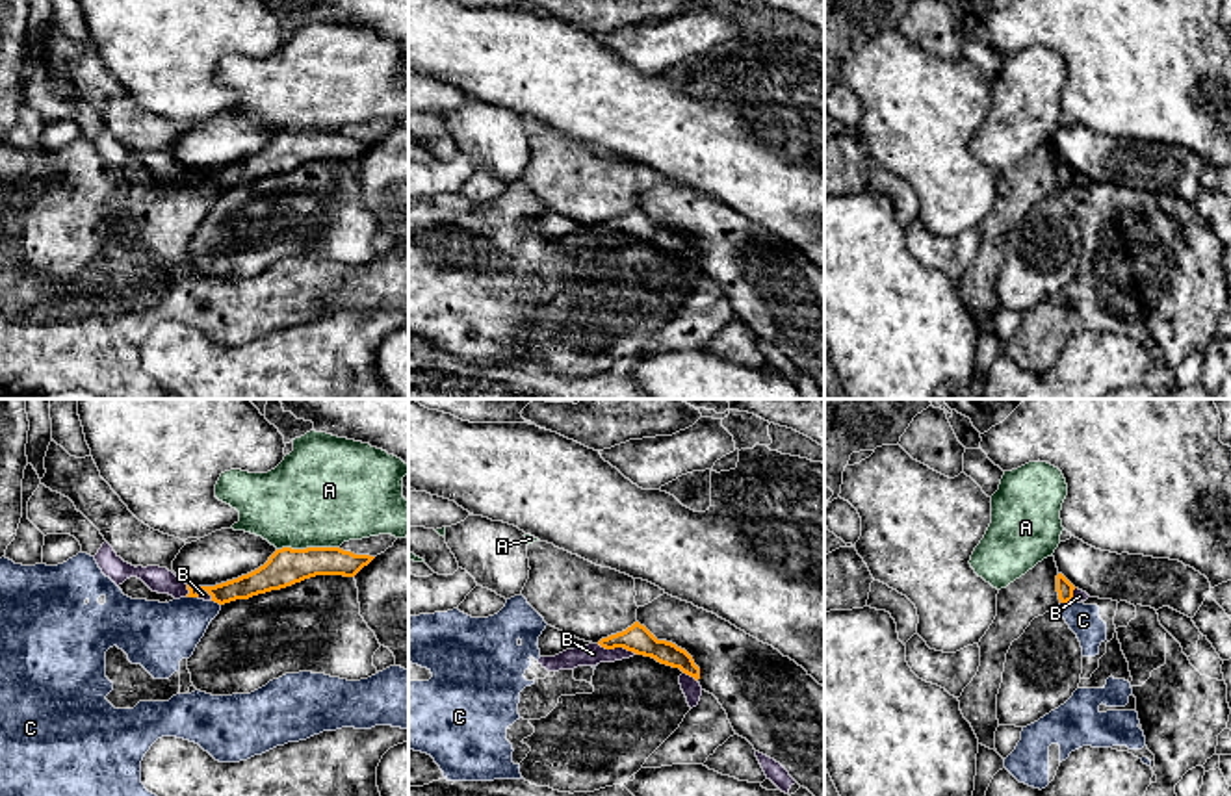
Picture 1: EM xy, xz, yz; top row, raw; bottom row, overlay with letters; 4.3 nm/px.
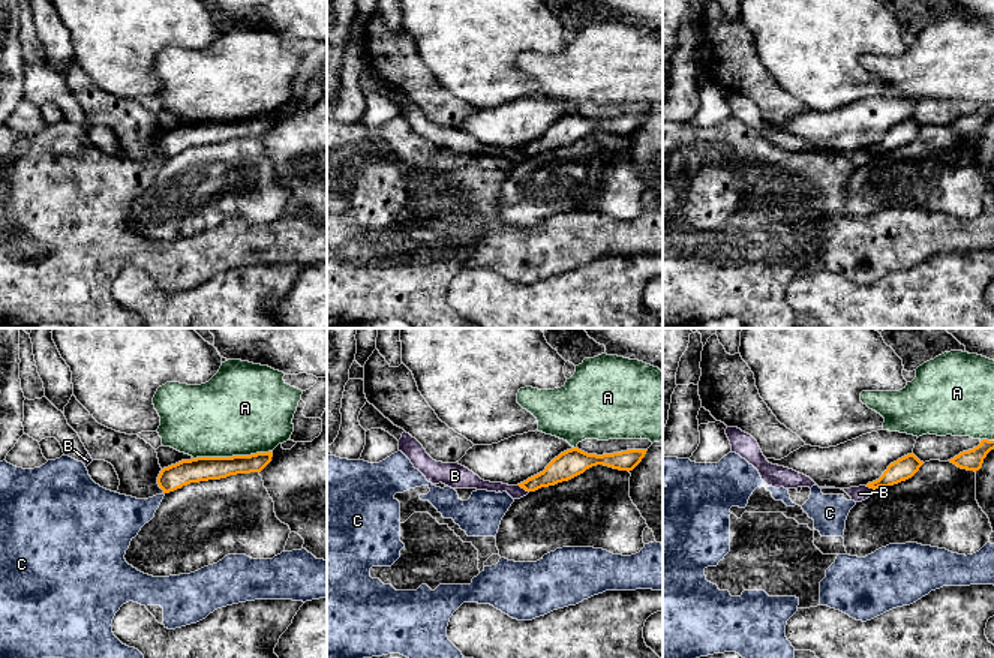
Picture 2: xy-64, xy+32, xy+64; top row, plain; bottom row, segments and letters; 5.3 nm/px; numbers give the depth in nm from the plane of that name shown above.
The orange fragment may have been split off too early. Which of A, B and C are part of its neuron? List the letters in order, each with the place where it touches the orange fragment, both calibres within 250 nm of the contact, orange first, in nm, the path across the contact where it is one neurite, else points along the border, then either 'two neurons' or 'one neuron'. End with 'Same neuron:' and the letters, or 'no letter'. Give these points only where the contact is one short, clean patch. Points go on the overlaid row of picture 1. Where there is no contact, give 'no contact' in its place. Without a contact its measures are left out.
A: contact xy (307, 548); calibres 160 and 460 nm; two neurons
B: contact xz (619, 646); calibres 120 and 90 nm; border xz (598, 642), (606, 648), (626, 648), (637, 654); two neurons
C: contact yz (1066, 602); calibres 70 and 140 nm; border yz (1072, 598), (1061, 603); two neurons
Same neuron: no letter

